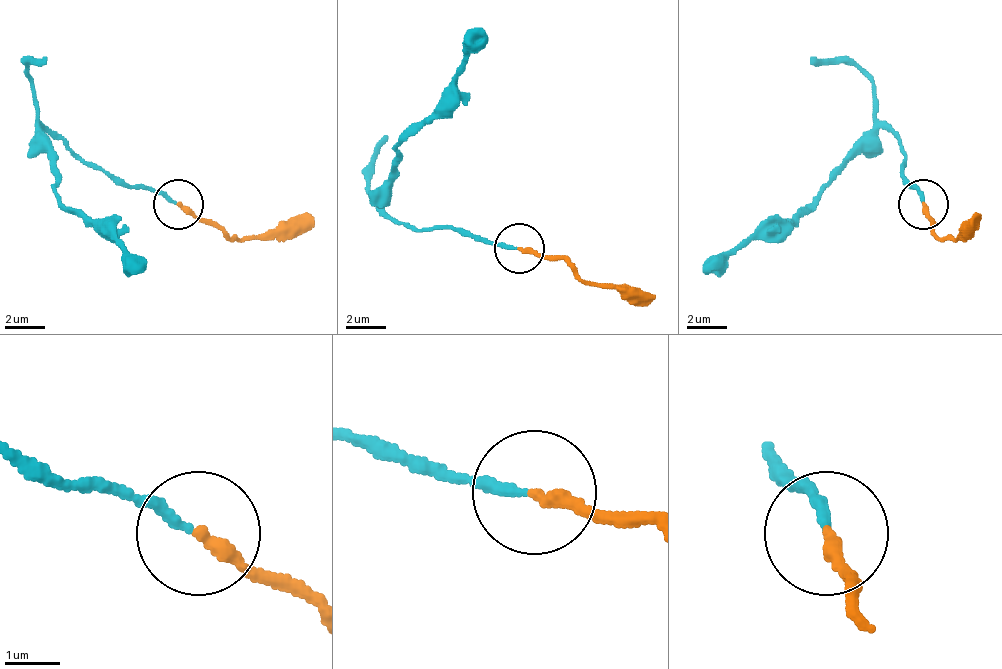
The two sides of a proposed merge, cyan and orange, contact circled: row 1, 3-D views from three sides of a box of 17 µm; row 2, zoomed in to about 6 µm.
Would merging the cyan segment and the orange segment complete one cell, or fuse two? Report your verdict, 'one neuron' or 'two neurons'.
one neuron

